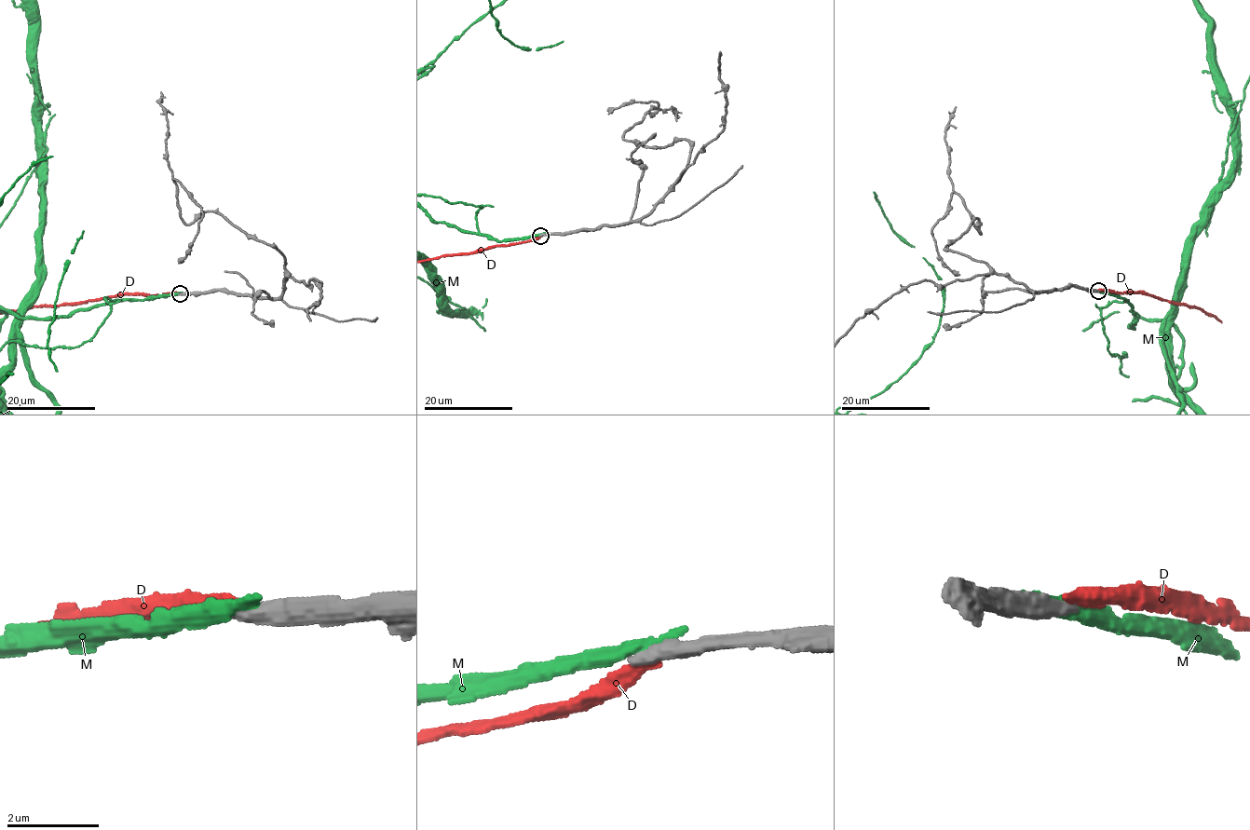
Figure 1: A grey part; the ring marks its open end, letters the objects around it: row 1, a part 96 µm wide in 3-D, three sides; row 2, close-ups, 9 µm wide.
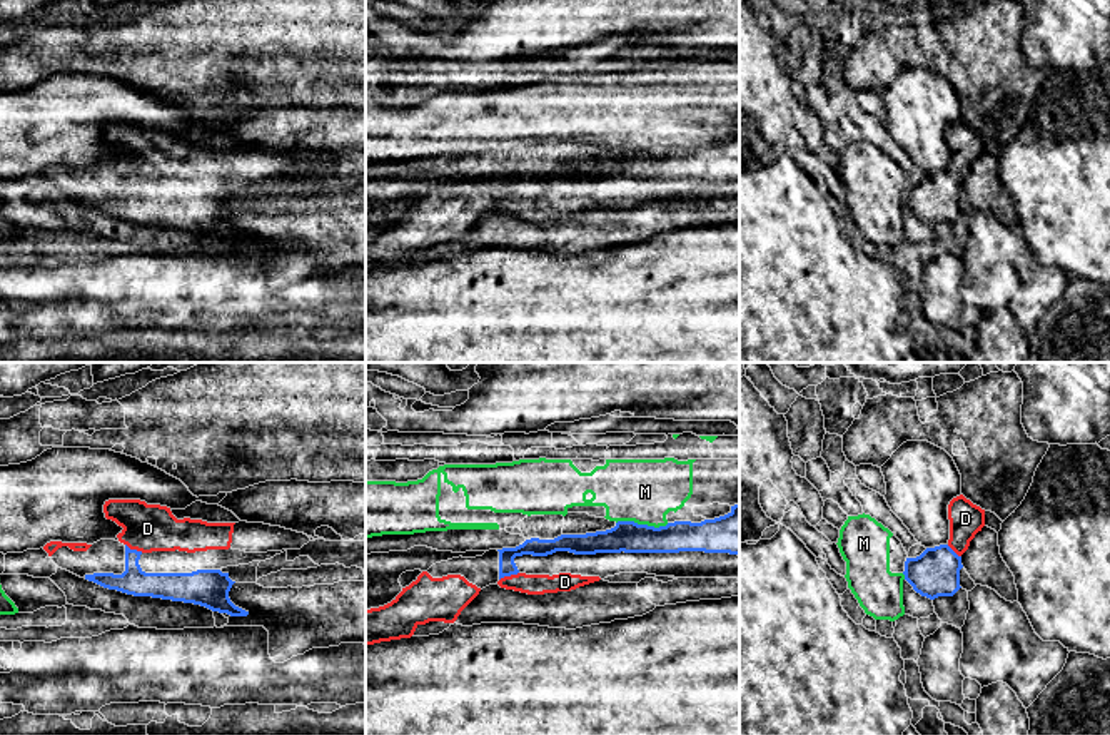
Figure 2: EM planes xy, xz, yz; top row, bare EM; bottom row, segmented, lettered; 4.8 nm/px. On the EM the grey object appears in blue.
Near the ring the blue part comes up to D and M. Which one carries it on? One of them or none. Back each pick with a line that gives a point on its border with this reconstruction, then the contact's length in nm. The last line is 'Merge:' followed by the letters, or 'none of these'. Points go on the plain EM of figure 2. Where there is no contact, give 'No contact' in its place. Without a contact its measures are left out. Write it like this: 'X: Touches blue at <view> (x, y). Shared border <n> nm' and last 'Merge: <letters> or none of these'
D: Touches blue at xz (508, 201). Shared border 100 nm
Merge: D

